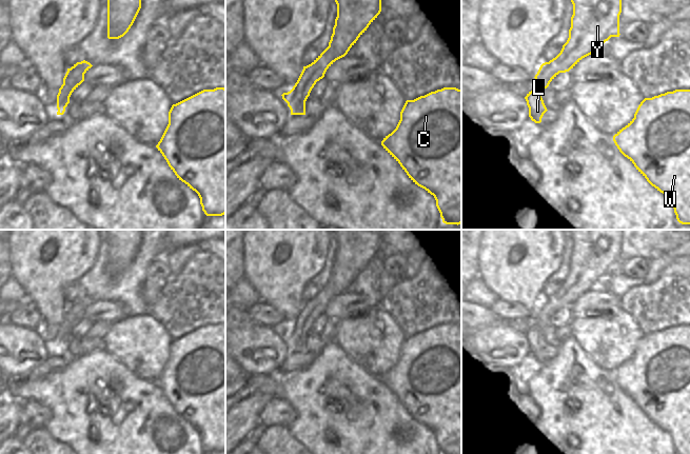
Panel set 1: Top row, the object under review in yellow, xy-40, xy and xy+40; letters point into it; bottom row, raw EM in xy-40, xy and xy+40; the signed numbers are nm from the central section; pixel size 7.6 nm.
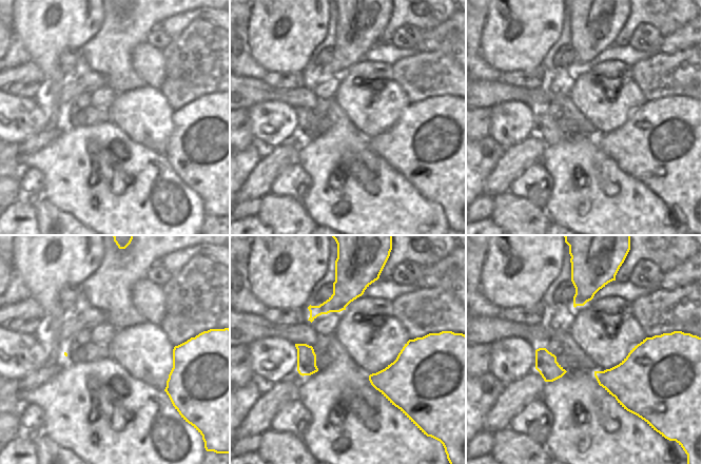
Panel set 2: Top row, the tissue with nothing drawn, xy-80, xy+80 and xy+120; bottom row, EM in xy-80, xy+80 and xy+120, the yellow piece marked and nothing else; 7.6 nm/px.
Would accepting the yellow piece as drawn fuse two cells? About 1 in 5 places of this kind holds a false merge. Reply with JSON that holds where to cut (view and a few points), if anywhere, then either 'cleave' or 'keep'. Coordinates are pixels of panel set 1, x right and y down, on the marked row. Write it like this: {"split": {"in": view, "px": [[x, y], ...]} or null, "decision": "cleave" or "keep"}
{"split": null, "decision": "keep"}

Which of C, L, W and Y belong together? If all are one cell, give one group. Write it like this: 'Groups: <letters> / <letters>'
Groups: C L W Y.

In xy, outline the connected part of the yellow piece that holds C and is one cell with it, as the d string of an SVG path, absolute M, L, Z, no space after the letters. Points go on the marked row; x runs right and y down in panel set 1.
M443 87L407 100L396 129L383 138L381 145L415 184L434 196L443 223L461 223L461 90Z

